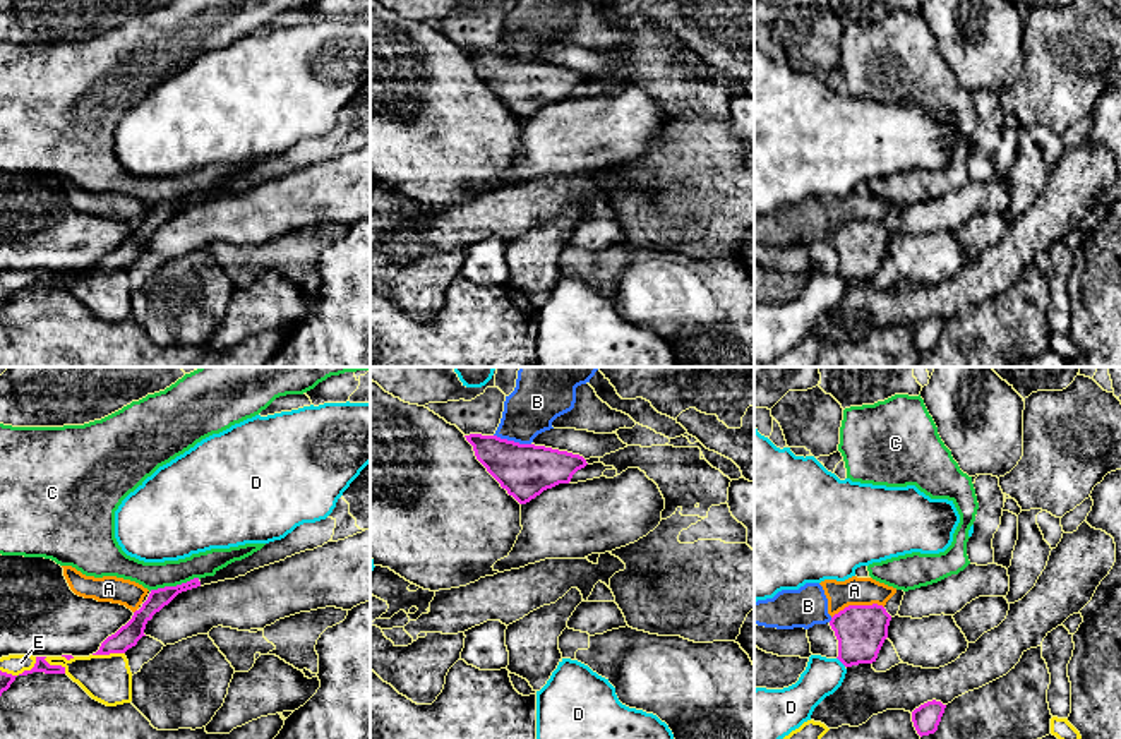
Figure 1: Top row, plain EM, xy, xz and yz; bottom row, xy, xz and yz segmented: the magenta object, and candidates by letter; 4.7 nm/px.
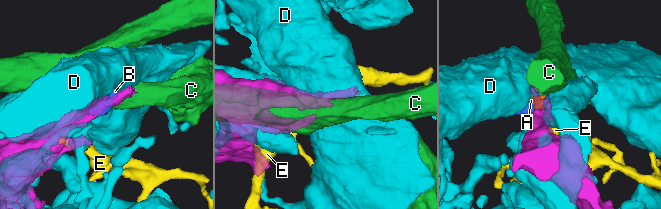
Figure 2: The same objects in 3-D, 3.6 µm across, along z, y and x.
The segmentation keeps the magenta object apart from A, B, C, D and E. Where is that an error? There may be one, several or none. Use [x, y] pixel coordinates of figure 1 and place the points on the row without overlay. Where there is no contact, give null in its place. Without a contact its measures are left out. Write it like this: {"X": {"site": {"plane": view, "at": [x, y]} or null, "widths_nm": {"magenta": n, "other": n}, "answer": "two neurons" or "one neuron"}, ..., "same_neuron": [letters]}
{"A": {"site": {"plane": "yz", "at": [857, 222]}, "widths_nm": {"magenta": 240, "other": 130}, "answer": "two neurons"}, "B": {"site": {"plane": "xz", "at": [513, 57]}, "widths_nm": {"magenta": 260, "other": 240}, "answer": "two neurons"}, "C": {"site": {"plane": "xy", "at": [173, 203]}, "widths_nm": {"magenta": 90, "other": 130}, "answer": "two neurons"}, "D": {"site": {"plane": "yz", "at": [842, 278]}, "widths_nm": {"magenta": 240, "other": 180}, "answer": "two neurons"}, "E": {"site": {"plane": "xy", "at": [23, 288]}, "widths_nm": {"magenta": 60, "other": 100}, "answer": "two neurons"}, "same_neuron": []}

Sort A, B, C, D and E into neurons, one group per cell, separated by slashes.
A B / C / D / E

